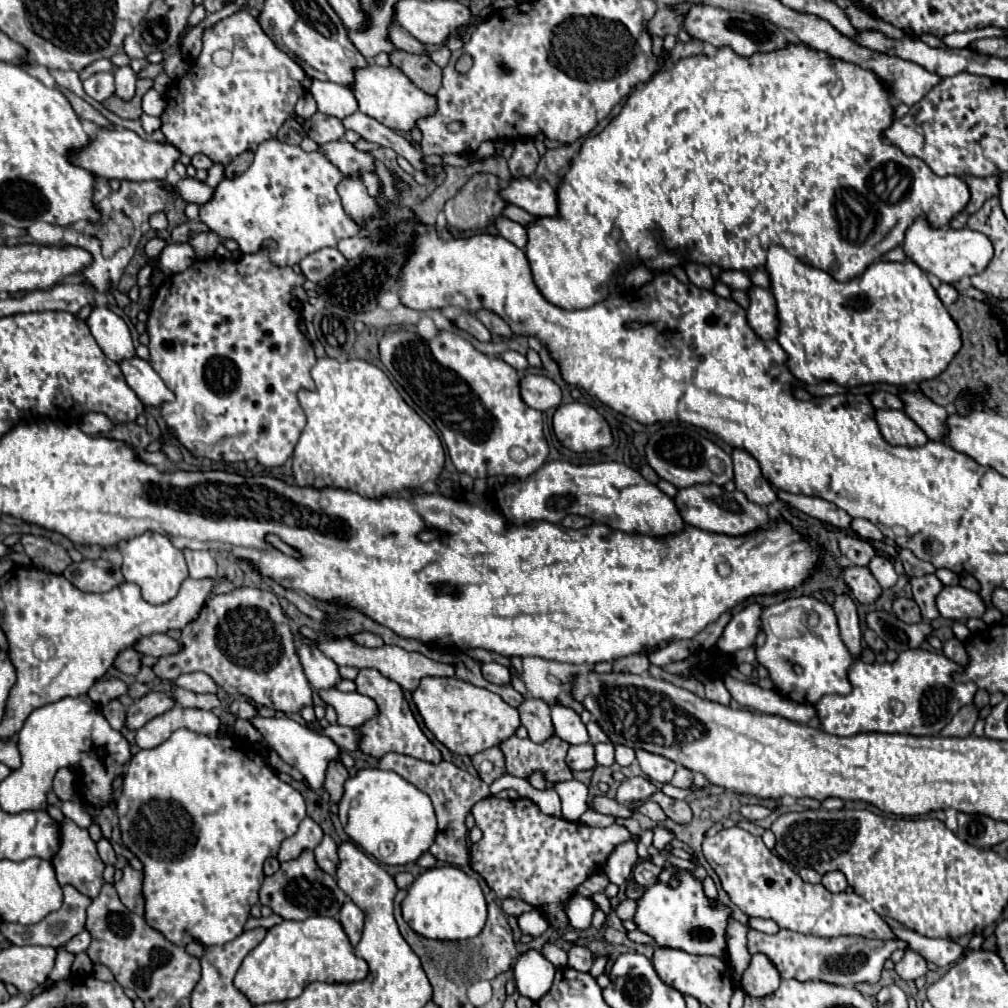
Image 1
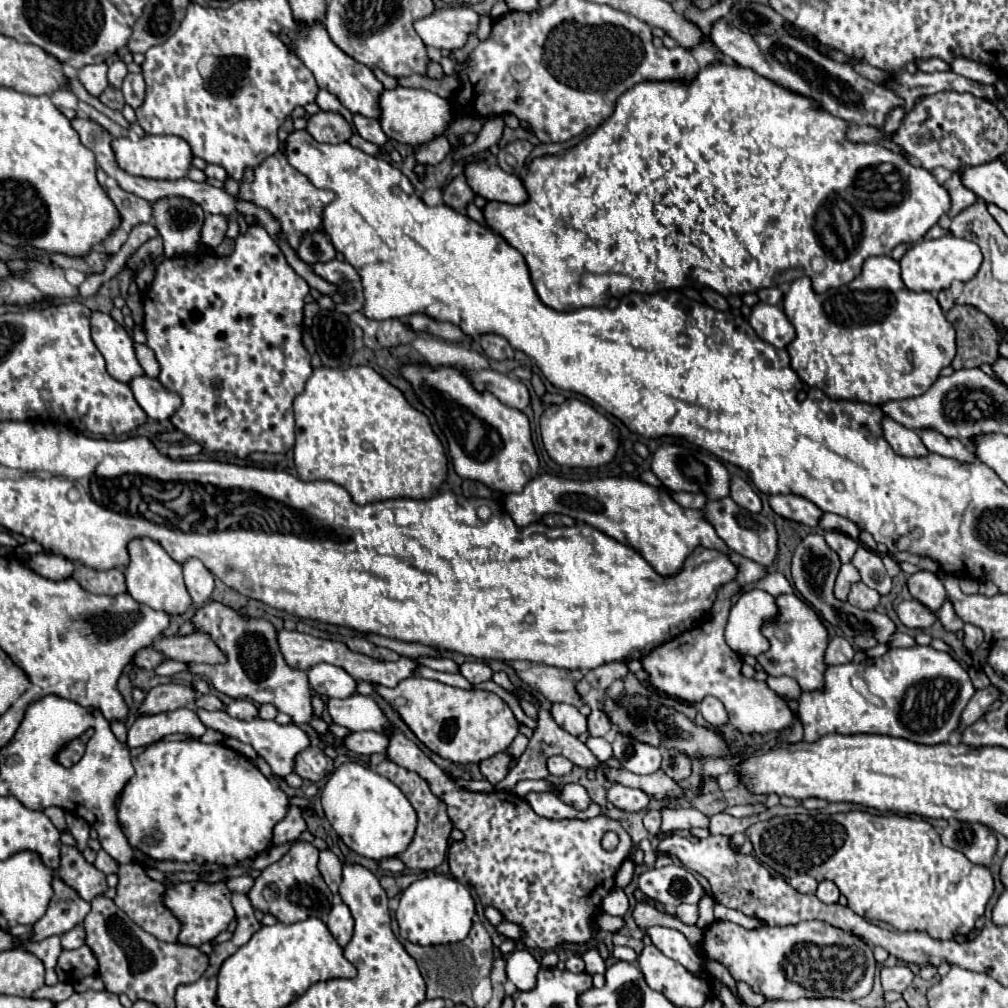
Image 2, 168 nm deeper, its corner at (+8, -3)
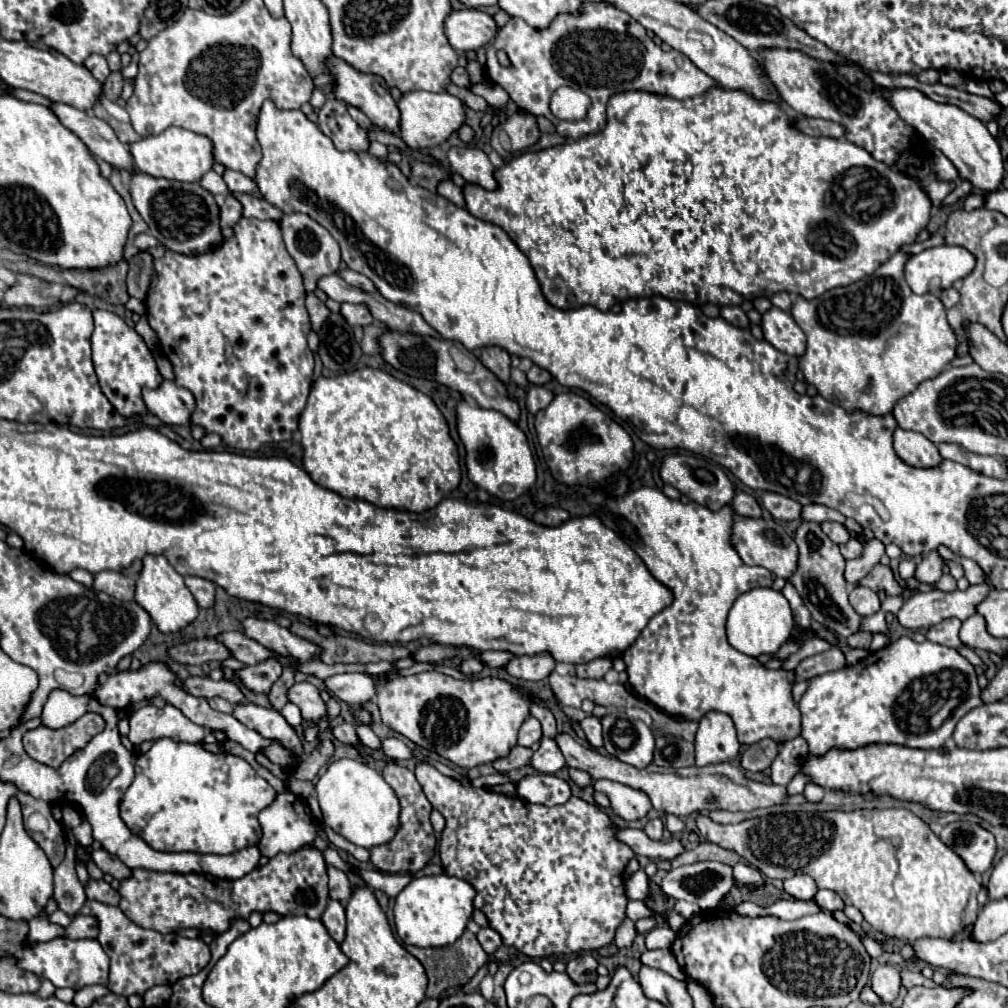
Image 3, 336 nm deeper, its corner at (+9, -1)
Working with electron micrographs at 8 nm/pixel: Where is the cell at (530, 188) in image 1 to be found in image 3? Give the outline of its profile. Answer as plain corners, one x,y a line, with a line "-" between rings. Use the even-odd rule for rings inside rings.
452,147
448,151
450,169
464,177
466,183
480,185
488,191
498,189
498,181
494,177
496,167
490,163
488,155
476,147

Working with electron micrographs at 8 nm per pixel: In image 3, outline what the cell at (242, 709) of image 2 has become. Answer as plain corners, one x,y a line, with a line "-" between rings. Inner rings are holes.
236,703
232,715
246,727
258,731
260,735
276,739
284,747
292,747
296,755
304,751
302,741
298,739
296,731
284,721
284,717
278,711
272,711
254,703

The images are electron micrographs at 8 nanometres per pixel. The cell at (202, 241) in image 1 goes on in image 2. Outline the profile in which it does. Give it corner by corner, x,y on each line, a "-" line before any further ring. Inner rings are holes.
207,215
203,231
201,231
201,239
209,247
217,247
225,239
225,231
227,231
225,215

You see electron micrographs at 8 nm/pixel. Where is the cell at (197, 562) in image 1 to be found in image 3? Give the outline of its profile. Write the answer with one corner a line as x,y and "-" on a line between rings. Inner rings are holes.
188,575
186,577
186,587
190,589
190,593
194,595
198,607
212,607
214,605
214,591
216,591
216,585
208,579
202,579
202,577
192,577

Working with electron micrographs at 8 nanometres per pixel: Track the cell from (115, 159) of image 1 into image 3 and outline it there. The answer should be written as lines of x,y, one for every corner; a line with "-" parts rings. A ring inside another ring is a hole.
170,127
160,135
142,137
140,141
130,143
130,153
136,167
152,177
164,177
172,181
198,181
206,171
212,169
212,143
204,135
196,135
182,127

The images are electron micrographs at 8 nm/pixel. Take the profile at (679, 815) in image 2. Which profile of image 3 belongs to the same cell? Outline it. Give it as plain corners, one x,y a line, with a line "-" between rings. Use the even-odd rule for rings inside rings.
856,809
826,813
780,813
748,819
738,825
718,825
706,815
696,817
700,835
724,849
734,849
760,873
772,879
788,879
806,873
818,887
836,891
846,905
854,905
864,919
886,937
914,941
920,937
952,939
958,931
972,925
978,915
976,895
982,885
966,863
944,845
932,829
908,809

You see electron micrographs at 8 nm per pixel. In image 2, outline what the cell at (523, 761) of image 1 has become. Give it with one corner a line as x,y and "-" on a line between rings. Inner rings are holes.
521,733
515,737
515,741
511,743
511,747
507,749
507,753
513,757
513,763
511,763
511,767
513,767
513,765
517,763
517,759
523,755
523,751
527,749
527,743
529,743
529,739
527,739
525,735
521,735

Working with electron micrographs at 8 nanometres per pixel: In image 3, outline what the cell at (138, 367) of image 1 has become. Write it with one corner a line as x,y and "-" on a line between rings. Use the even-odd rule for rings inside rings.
162,381
156,389
142,389
142,399
148,411
168,425
188,425
194,411
194,395
174,381

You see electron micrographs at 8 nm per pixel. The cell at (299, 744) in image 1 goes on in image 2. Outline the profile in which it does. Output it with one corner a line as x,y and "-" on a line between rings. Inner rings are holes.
195,709
195,713
199,715
201,723
209,729
215,729
227,737
235,737
243,743
249,743
259,757
263,757
271,771
277,775
277,777
285,777
293,771
293,759
299,751
303,751
307,745
309,745
309,739
305,735
305,731
301,731
295,723
289,723
289,725
279,725
275,721
265,721
265,719
253,719
253,721
239,721
231,715
227,715
225,711
205,711
205,709

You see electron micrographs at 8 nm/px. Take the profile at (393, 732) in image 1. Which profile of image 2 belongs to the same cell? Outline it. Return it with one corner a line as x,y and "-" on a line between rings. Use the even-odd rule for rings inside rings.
395,731
389,737
387,755
393,763
415,771
423,777
433,795
445,801
449,821
455,829
463,833
463,841
453,841
447,851
449,871
451,875
473,887
483,907
495,907
501,911
503,919
521,927
521,943
529,949
543,949
553,951
561,943
587,943
599,927
595,925
597,913
601,913
601,901
615,889
615,873
619,871
621,863
631,855
633,841
629,833
621,827
619,821
597,815
593,819
547,819
539,817
527,803
527,799
509,793
509,791
491,791
491,793
471,793
465,789
457,789
457,785
447,779
445,771
437,767
413,741
409,741
403,733
-
607,831
615,831
619,835
619,845
615,851
605,851
601,847
601,837

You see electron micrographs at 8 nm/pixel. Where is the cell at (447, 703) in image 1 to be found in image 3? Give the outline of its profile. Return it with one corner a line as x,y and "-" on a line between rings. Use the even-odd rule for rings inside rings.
438,671
396,677
380,685
376,703
388,727
462,769
492,763
508,755
516,745
520,723
530,717
530,701
508,681
492,677
458,681

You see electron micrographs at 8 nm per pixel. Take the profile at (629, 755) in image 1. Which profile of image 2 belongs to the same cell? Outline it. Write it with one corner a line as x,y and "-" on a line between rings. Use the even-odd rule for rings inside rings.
589,735
585,745
595,753
595,757
597,757
599,761
607,761
607,759
613,755
611,743
609,743
605,737
591,737
591,735

